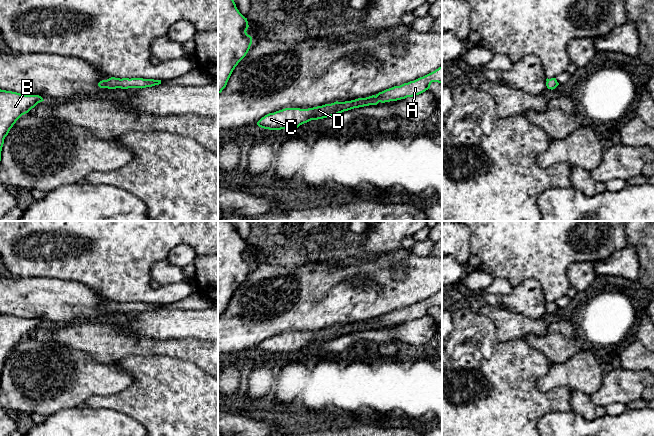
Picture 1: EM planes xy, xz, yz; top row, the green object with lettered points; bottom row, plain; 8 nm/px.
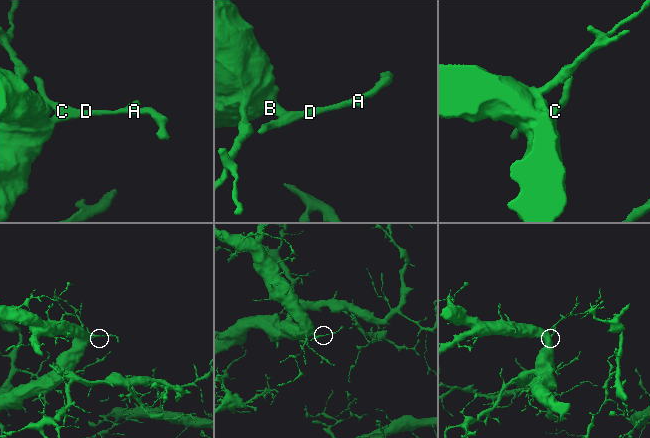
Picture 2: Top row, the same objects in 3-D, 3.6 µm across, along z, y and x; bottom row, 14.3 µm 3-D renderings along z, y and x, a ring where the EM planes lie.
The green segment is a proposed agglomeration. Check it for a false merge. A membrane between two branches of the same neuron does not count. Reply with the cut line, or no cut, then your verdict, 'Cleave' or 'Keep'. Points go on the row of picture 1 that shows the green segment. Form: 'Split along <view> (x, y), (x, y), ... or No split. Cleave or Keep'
No split. Keep

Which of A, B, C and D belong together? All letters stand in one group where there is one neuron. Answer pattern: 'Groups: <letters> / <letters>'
Groups: A B C D

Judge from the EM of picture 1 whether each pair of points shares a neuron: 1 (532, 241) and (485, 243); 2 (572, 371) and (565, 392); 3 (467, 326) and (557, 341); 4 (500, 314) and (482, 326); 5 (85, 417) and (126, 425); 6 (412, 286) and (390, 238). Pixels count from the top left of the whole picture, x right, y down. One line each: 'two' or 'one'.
1: one
2: two
3: two
4: two
5: one
6: two

